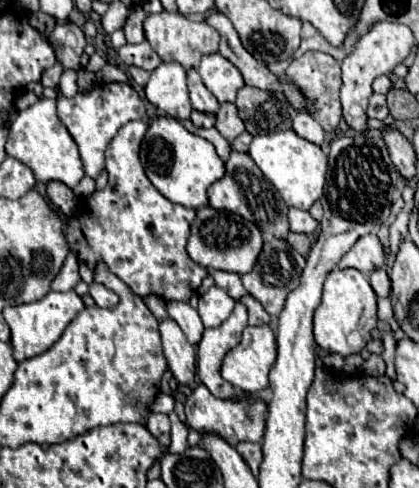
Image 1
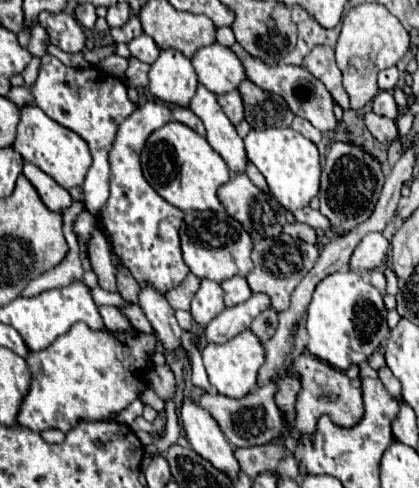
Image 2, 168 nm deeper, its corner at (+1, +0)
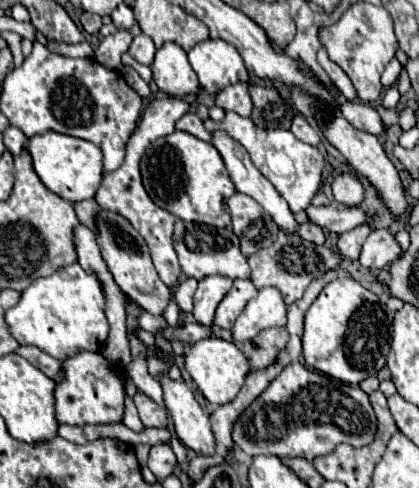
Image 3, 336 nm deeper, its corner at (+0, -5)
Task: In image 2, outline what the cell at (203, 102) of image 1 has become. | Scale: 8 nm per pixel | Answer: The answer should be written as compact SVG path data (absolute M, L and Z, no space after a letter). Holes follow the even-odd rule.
M198 85L198 91L196 91L194 99L190 101L190 109L202 119L202 123L208 131L208 135L206 135L208 143L212 145L212 149L216 153L222 155L228 169L234 175L246 173L248 157L244 151L242 137L236 133L234 125L224 115L222 107L218 107L216 95L212 91L208 91L206 87Z

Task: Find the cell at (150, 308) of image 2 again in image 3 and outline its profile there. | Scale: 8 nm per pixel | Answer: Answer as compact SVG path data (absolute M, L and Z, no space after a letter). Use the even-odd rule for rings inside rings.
M99 210L97 222L99 222L97 242L101 246L103 260L107 262L115 282L123 288L123 292L129 296L129 300L133 300L145 312L149 312L151 316L163 316L163 312L171 300L171 290L159 280L157 270L149 256L149 248L143 242L143 238L139 236L139 232L127 220L123 220L123 216L115 216L113 212Z

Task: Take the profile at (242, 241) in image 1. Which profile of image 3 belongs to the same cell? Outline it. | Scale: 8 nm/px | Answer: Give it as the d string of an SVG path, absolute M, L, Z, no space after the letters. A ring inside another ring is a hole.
M175 222L175 234L173 234L173 246L179 256L179 264L185 272L185 276L193 276L195 280L203 280L207 276L225 276L225 278L249 278L251 268L247 264L247 258L241 254L239 238L227 228L213 228L207 224L197 222Z

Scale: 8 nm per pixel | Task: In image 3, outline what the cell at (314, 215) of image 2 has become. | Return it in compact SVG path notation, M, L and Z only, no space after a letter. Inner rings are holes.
M309 206L307 210L309 222L321 226L323 230L335 232L335 234L343 234L359 224L371 222L371 216L363 214L359 208L335 208L335 206Z

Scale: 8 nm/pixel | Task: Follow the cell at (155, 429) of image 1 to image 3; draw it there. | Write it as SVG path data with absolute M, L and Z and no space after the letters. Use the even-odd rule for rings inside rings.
M137 392L135 406L137 406L139 418L145 426L153 426L153 428L165 428L167 426L167 412L161 406L157 406L153 400L149 400L145 394Z

